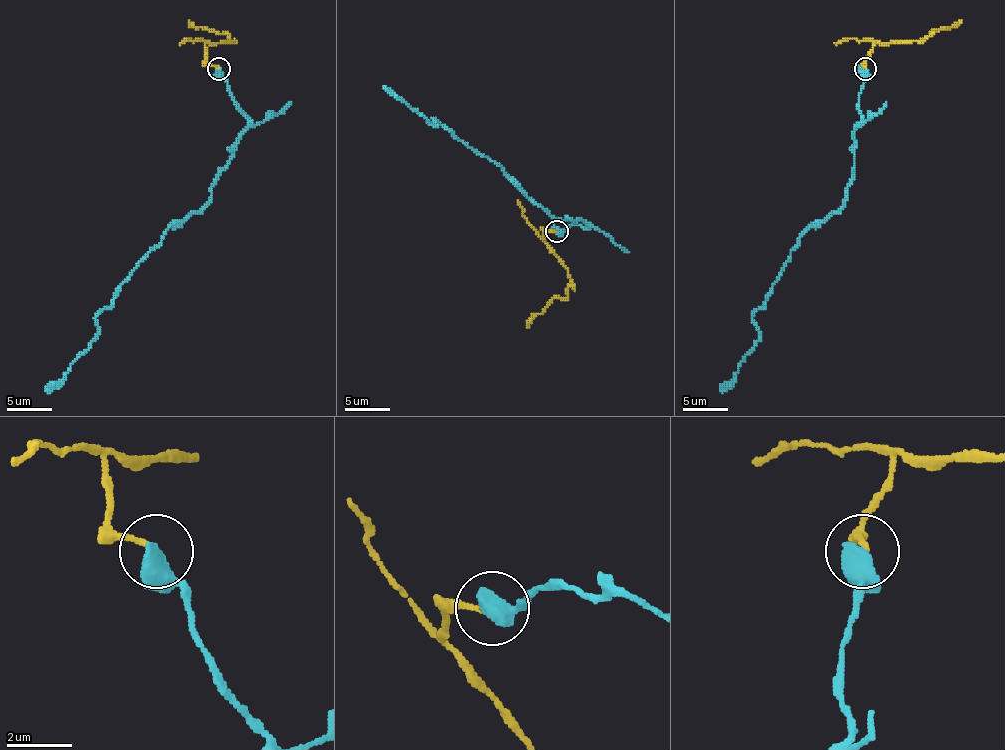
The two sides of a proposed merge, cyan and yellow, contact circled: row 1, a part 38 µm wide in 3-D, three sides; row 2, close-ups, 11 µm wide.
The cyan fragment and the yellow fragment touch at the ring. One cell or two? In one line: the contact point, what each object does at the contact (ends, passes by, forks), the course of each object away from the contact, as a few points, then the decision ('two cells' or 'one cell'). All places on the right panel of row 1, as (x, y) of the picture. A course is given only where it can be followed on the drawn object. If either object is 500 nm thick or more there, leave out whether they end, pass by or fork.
at (865, 68); cyan passes by; yellow ends there; cyan runs (866, 68), (847, 197), (800, 238), (752, 318), (756, 345), (720, 389); yellow runs (866, 68), (866, 61), (875, 45), (904, 43), (929, 36), (961, 20); two cells

